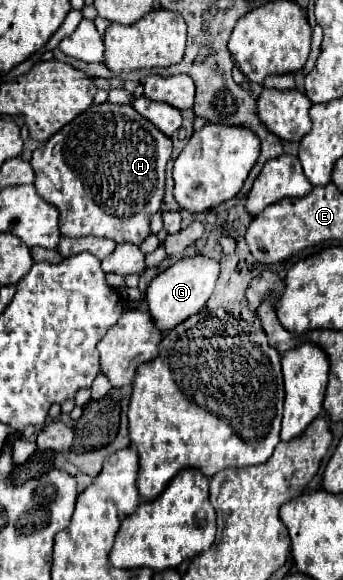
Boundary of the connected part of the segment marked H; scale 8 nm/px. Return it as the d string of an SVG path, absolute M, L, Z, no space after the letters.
M93 104L89 106L89 110L85 110L81 116L77 116L73 122L69 122L63 130L59 130L55 136L51 136L41 148L37 148L33 152L31 158L31 166L35 170L35 188L39 192L41 198L45 198L47 202L55 204L61 212L59 224L61 224L61 234L63 236L101 236L101 238L111 238L115 242L129 242L129 244L141 244L149 234L149 218L159 212L161 202L163 202L163 192L165 192L165 166L171 158L171 138L167 138L161 130L157 130L147 118L143 118L139 112L135 112L131 106L119 106L119 104Z

